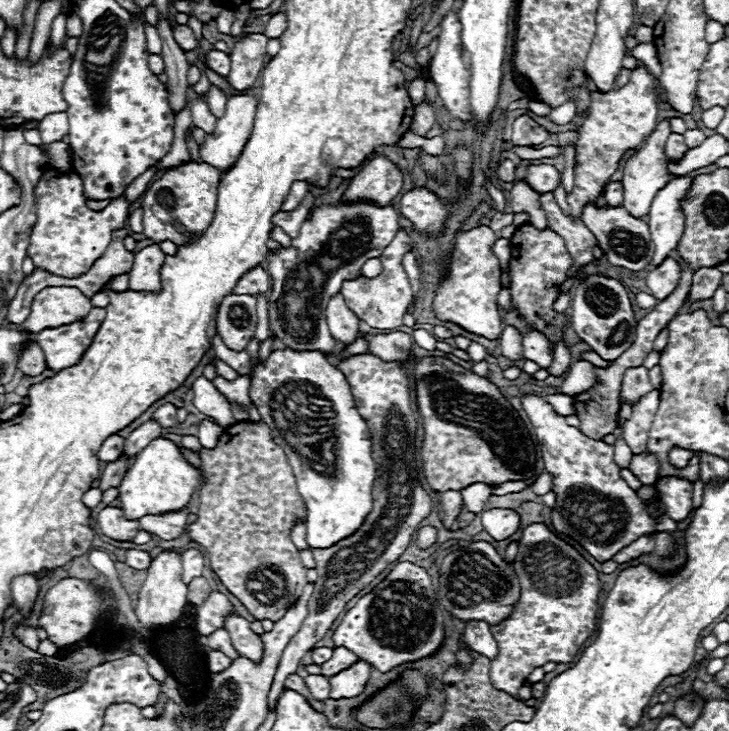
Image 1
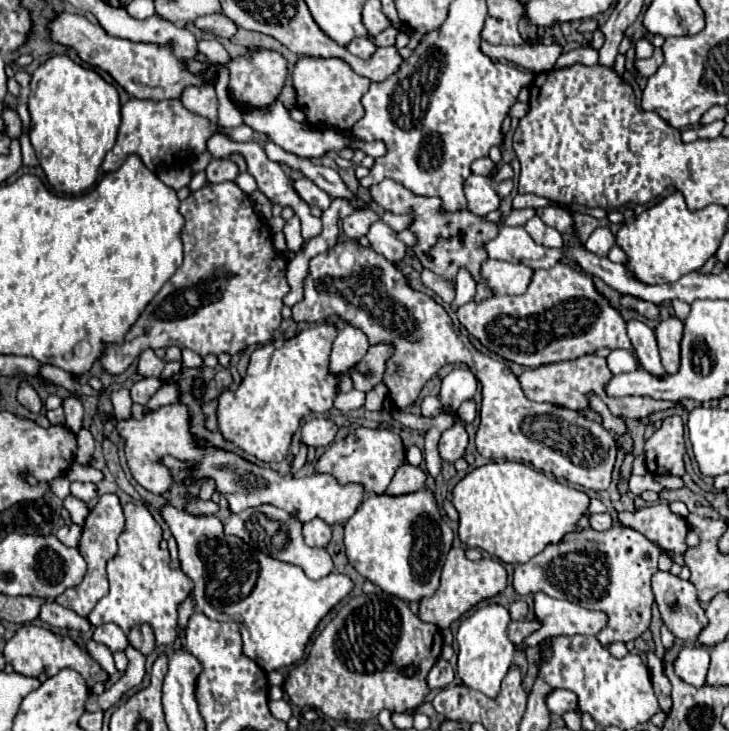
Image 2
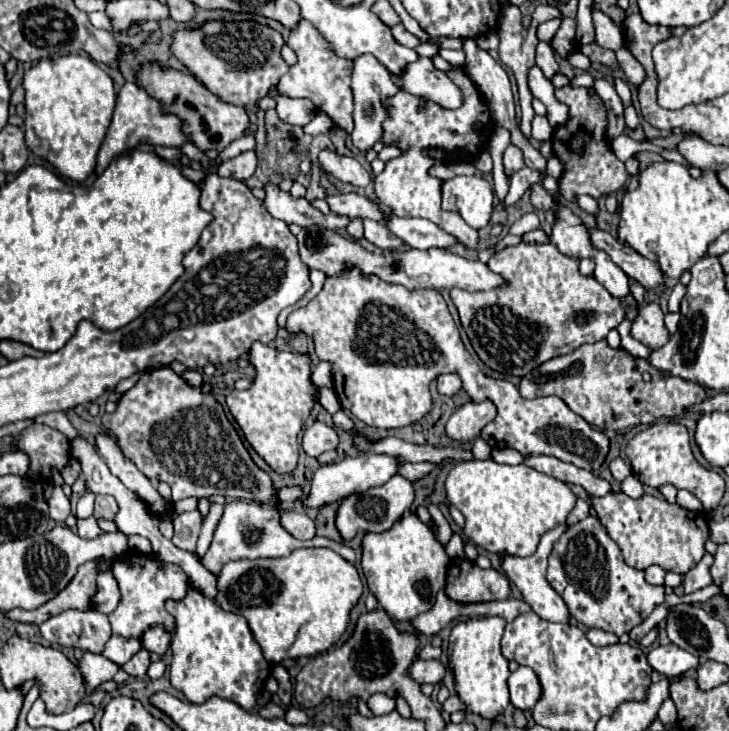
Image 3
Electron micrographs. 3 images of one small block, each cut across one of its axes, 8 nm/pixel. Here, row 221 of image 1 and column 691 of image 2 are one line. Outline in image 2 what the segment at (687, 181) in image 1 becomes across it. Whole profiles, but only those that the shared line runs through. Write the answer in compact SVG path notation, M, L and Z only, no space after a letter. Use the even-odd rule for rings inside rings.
M684 646L678 654L674 670L684 682L688 682L692 686L704 686L706 674L708 674L708 664L710 664L708 648L702 648L702 646L688 648L688 646Z

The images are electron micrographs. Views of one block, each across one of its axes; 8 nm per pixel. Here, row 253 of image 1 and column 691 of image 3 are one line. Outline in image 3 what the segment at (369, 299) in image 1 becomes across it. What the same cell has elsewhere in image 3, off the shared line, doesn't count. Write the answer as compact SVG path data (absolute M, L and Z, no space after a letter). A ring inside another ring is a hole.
M606 340L584 344L566 356L552 358L534 368L522 378L520 394L524 398L558 396L570 410L600 430L628 430L640 424L652 424L660 418L676 418L706 398L706 390L700 384L662 376L648 360L632 358L624 350L620 354L612 350Z

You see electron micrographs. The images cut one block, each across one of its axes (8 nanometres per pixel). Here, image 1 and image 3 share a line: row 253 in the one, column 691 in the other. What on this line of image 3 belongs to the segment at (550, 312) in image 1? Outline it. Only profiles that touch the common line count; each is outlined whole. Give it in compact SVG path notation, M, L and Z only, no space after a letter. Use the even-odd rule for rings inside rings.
M610 492L602 498L592 498L592 508L606 526L610 538L620 546L624 560L634 568L646 570L648 566L658 564L664 570L686 574L706 552L704 542L708 540L708 520L702 512L690 512L650 494L634 500L624 492Z

